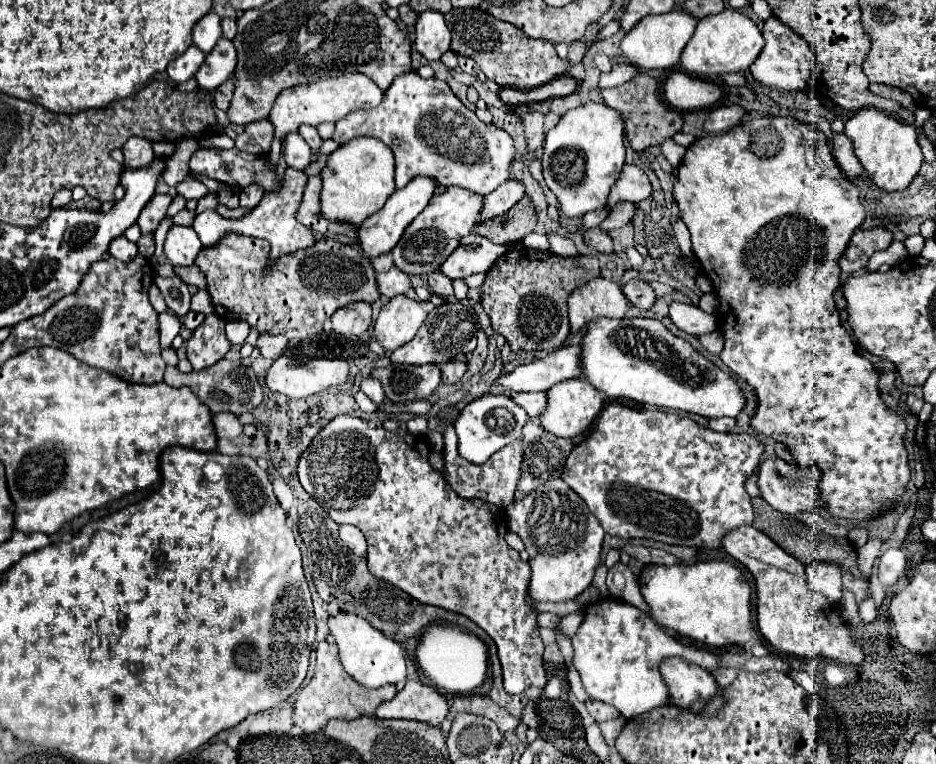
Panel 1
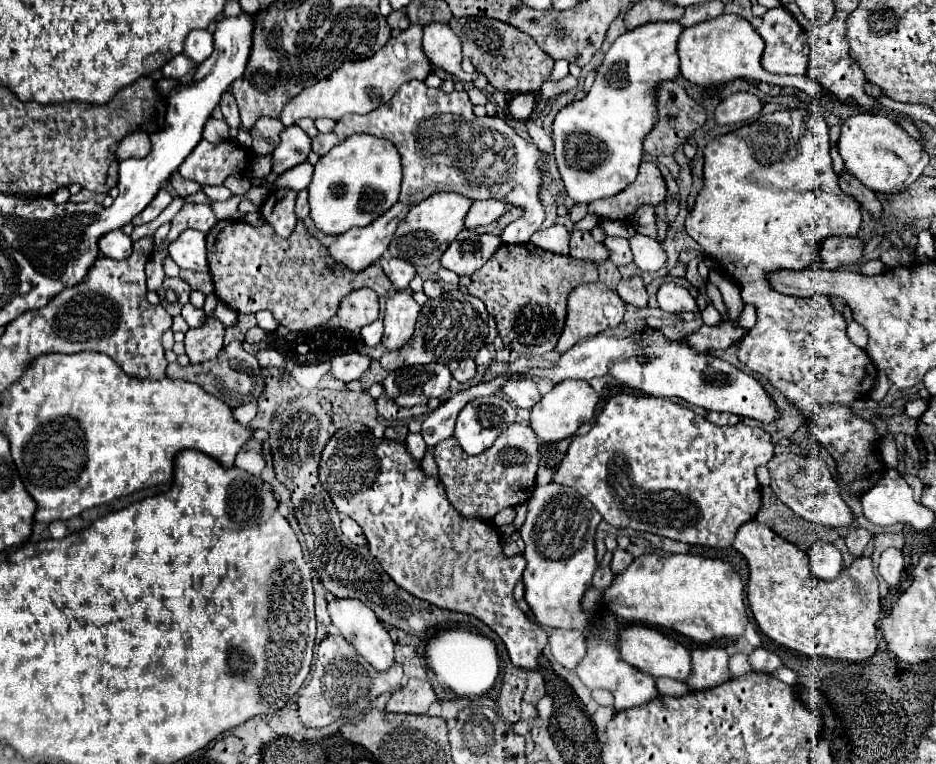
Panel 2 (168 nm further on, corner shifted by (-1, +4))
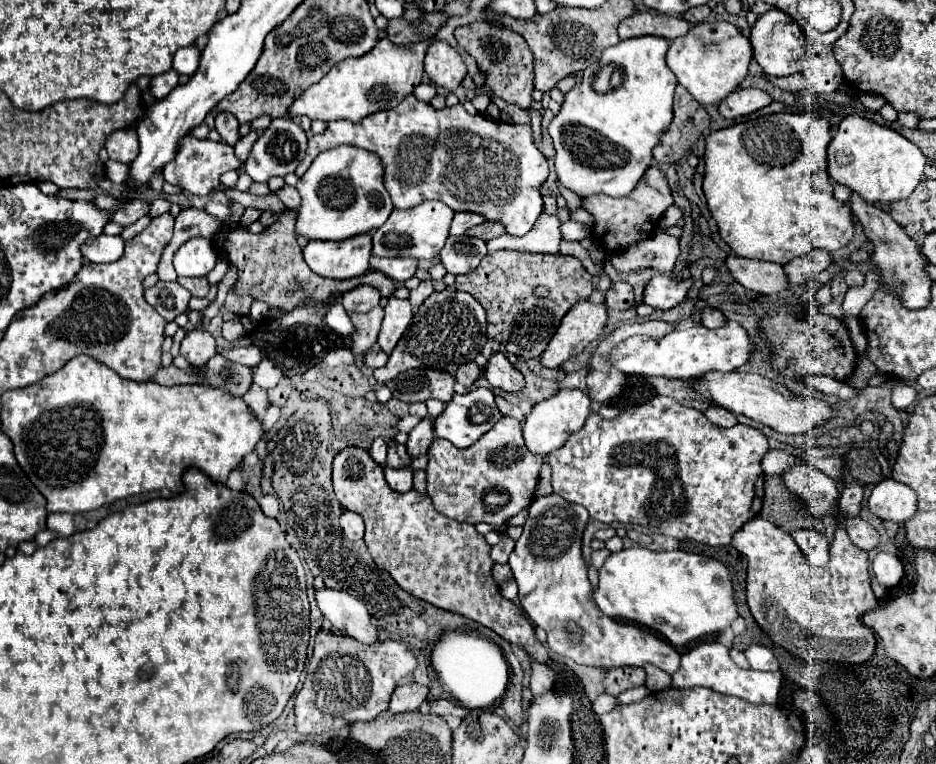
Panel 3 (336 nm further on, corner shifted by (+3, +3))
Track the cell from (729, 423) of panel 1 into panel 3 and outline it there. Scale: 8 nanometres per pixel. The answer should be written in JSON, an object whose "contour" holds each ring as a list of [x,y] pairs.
{"contour":[[[709,406],[709,410],[705,412],[705,416],[717,424],[717,426],[735,426],[737,424],[737,418],[733,412],[721,408],[721,406]]]}

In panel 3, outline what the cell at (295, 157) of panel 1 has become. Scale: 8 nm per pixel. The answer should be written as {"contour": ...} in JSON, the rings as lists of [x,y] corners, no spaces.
{"contour":[[[273,118],[271,126],[261,132],[257,142],[251,148],[249,158],[245,160],[245,172],[253,178],[253,182],[267,182],[273,176],[285,178],[287,174],[295,172],[299,162],[305,158],[307,150],[307,134],[297,126],[291,118]]]}

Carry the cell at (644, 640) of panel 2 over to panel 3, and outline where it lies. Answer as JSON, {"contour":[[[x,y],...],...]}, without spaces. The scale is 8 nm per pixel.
{"contour":[[[557,494],[537,498],[529,508],[529,518],[515,550],[509,556],[513,578],[519,584],[519,600],[527,618],[547,632],[547,648],[583,666],[645,666],[655,664],[667,674],[679,670],[675,648],[649,630],[613,620],[591,602],[587,564],[581,556],[581,536],[589,514],[583,506],[567,502]]]}

